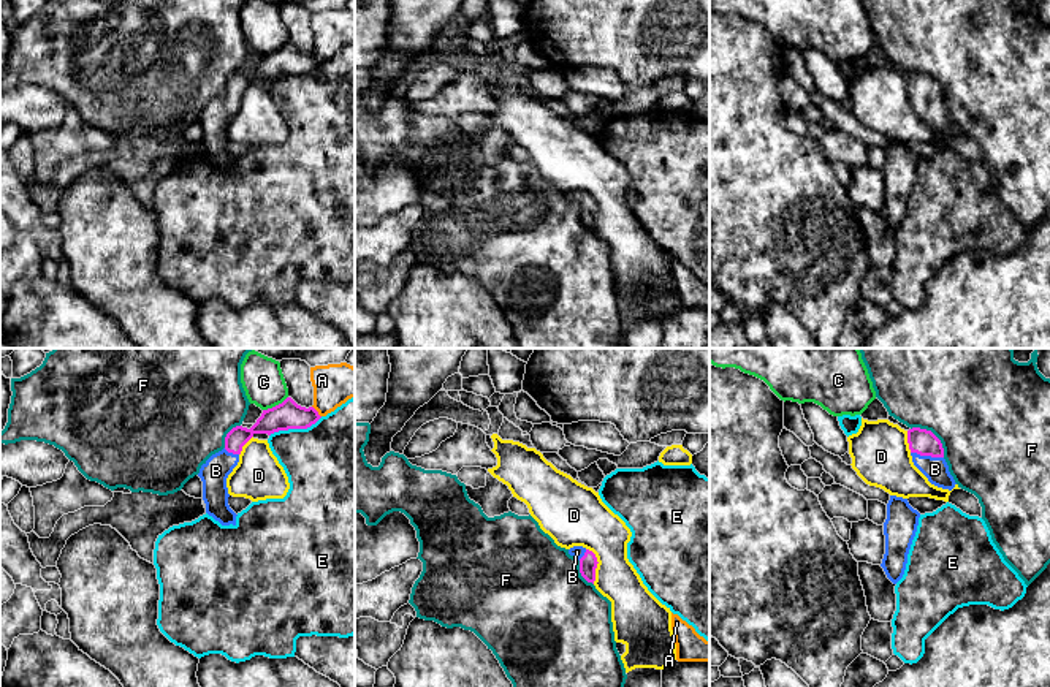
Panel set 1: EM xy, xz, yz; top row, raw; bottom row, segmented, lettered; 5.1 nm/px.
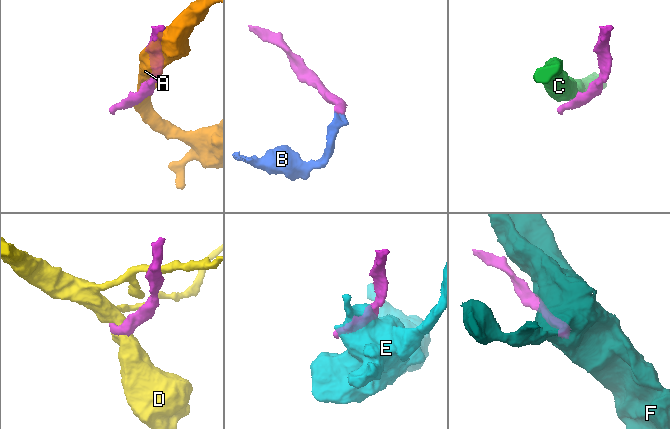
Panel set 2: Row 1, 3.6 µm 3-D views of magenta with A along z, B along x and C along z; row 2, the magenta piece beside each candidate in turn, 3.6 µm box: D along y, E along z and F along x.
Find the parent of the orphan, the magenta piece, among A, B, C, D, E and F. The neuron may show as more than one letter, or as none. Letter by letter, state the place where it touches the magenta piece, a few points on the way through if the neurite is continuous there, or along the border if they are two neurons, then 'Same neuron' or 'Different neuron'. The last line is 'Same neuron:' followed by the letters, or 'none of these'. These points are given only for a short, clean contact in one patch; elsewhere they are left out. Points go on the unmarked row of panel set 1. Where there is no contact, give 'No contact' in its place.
A: Touches magenta at xy (317, 57). Different neuron
B: Touches magenta at yz (927, 100). Path across: yz (924, 87), (927, 100), (935, 114). Same neuron
C: Touches magenta at xy (276, 51). Boundary: xy (287, 41), (263, 56). Different neuron
D: Touches magenta at xz (596, 211). Boundary: xz (586, 193), (597, 208), (593, 228). Different neuron
E: Touches magenta at xy (295, 73). Different neuron
F: Touches magenta at yz (933, 79). Boundary: yz (911, 73), (928, 75), (939, 86), (944, 102). Different neuron
Same neuron: B

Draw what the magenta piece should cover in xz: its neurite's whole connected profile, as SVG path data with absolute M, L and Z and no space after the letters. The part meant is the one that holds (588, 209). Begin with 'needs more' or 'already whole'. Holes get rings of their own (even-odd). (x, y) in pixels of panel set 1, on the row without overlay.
needs more; M573 192L569 195L569 199L576 203L580 206L580 218L588 226L595 226L595 214L597 214L597 203L592 196L583 193L583 192Z

